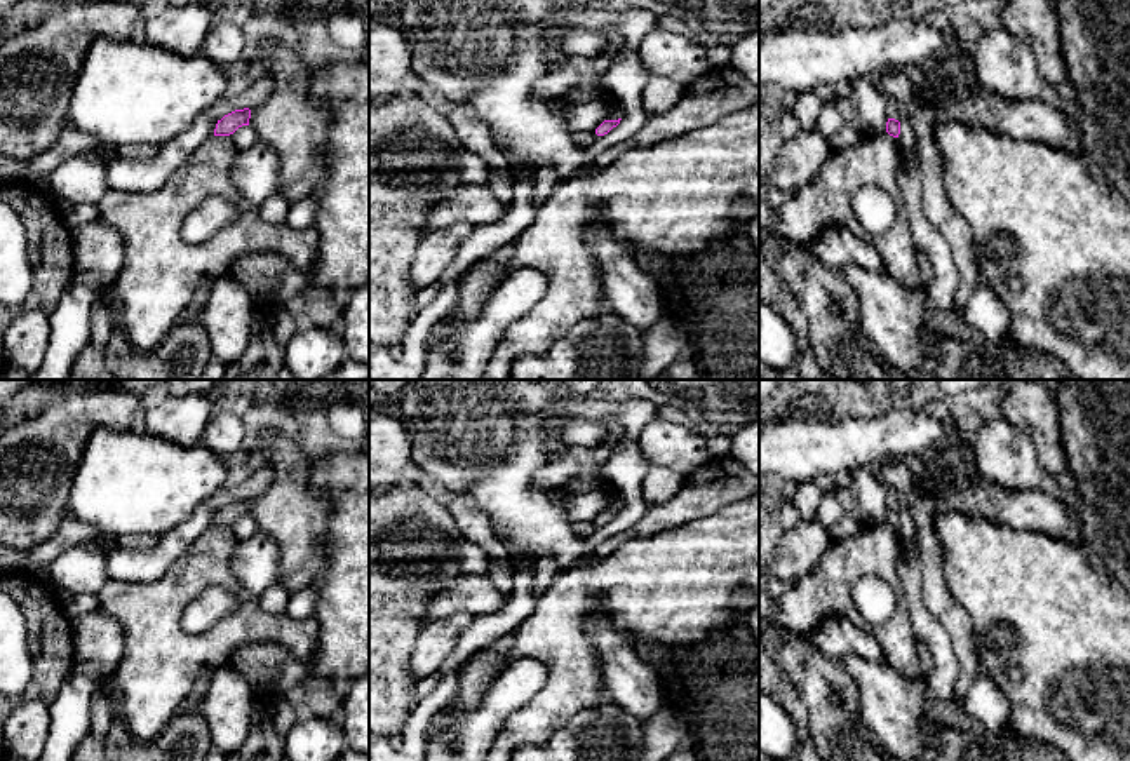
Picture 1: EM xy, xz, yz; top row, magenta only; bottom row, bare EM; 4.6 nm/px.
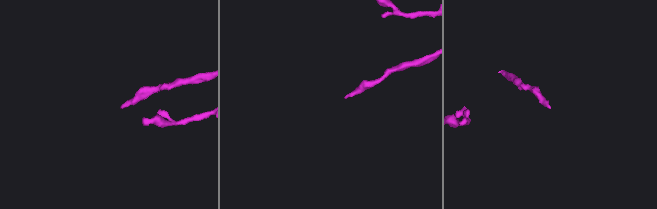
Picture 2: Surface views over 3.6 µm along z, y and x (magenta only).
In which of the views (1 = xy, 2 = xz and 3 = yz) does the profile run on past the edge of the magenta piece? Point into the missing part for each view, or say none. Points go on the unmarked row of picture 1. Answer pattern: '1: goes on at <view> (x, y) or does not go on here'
1: does not go on here
2: does not go on here
3: does not go on here

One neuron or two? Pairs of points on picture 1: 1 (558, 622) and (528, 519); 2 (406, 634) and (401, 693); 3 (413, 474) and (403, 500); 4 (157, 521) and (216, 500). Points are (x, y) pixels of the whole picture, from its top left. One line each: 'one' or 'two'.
1: two
2: one
3: two
4: two

